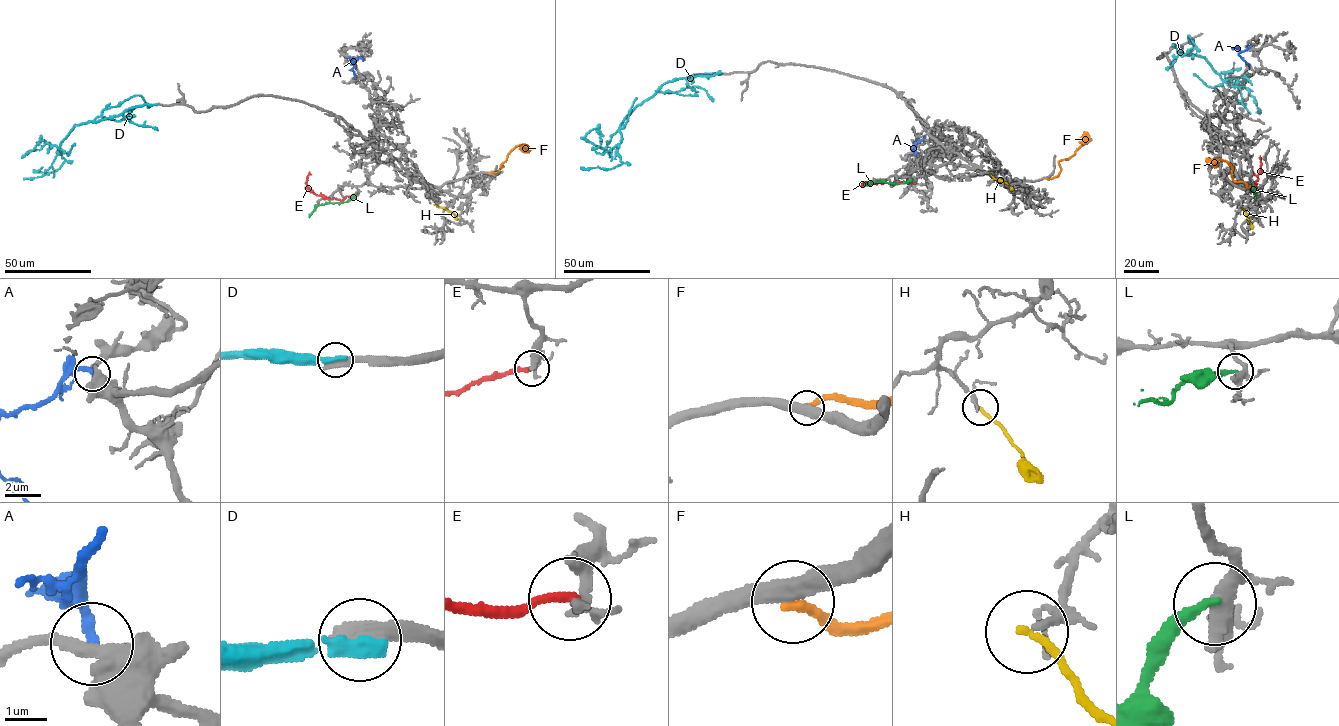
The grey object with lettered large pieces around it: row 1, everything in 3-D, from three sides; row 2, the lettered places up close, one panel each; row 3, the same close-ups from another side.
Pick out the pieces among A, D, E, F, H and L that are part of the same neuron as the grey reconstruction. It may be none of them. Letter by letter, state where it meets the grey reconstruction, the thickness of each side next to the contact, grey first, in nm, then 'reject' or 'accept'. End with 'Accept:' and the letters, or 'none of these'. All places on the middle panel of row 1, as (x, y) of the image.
A: contact (914, 152); calibres 360 and 240 nm; reject
D: contact (720, 74); calibres 550 and 420 nm; reject
E: contact (913, 182); calibres 200 and 240 nm; reject
F: contact (1046, 178); calibres 480 and 300 nm; reject
H: contact (990, 174); calibres 150 and 180 nm; reject
L: contact (914, 180); calibres 320 and 240 nm; reject
Accept: none of these

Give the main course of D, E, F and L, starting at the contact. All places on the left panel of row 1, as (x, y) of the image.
D: (156, 104), (75, 125), (58, 150), (64, 161), (60, 168), (23, 179)
E: (357, 194), (341, 200), (316, 195), (306, 183), (309, 171)
F: (489, 173), (503, 167), (507, 154), (516, 146), (527, 148)
L: (357, 192), (346, 202), (318, 205), (309, 217)

